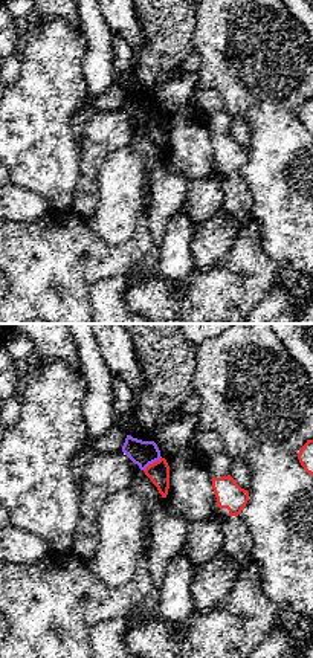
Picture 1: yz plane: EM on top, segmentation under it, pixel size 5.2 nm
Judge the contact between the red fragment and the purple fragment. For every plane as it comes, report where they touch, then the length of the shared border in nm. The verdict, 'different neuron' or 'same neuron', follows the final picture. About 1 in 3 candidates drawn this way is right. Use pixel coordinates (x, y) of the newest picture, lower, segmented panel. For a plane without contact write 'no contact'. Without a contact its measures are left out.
contact (153, 463); length 120 nm

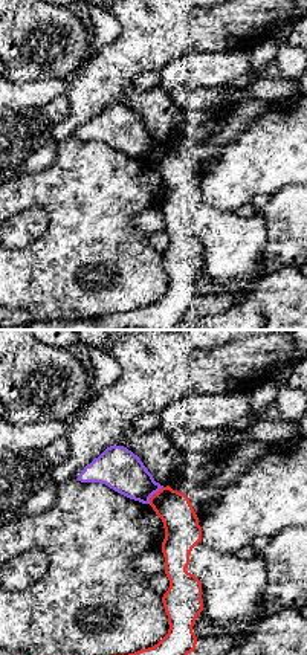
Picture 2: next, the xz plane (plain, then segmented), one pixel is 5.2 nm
contact (153, 495); length 120 nm

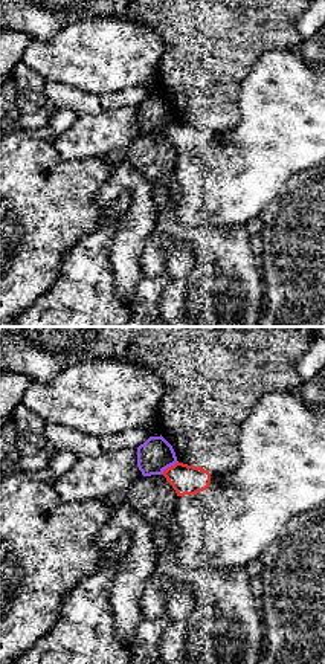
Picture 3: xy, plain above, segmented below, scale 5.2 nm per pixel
contact (168, 467); length 120 nm

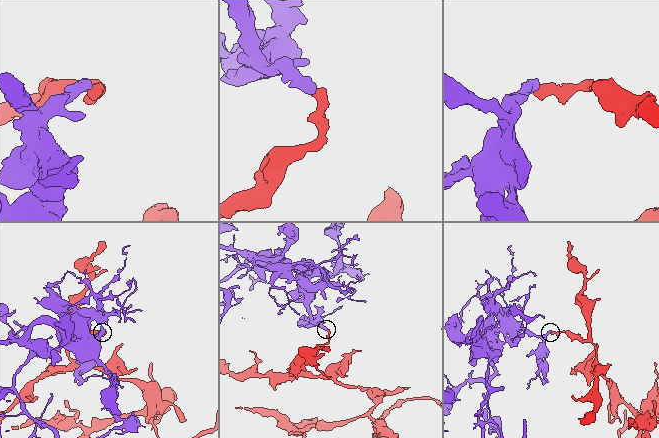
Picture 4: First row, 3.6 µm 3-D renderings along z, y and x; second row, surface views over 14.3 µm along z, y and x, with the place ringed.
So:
different neuron

